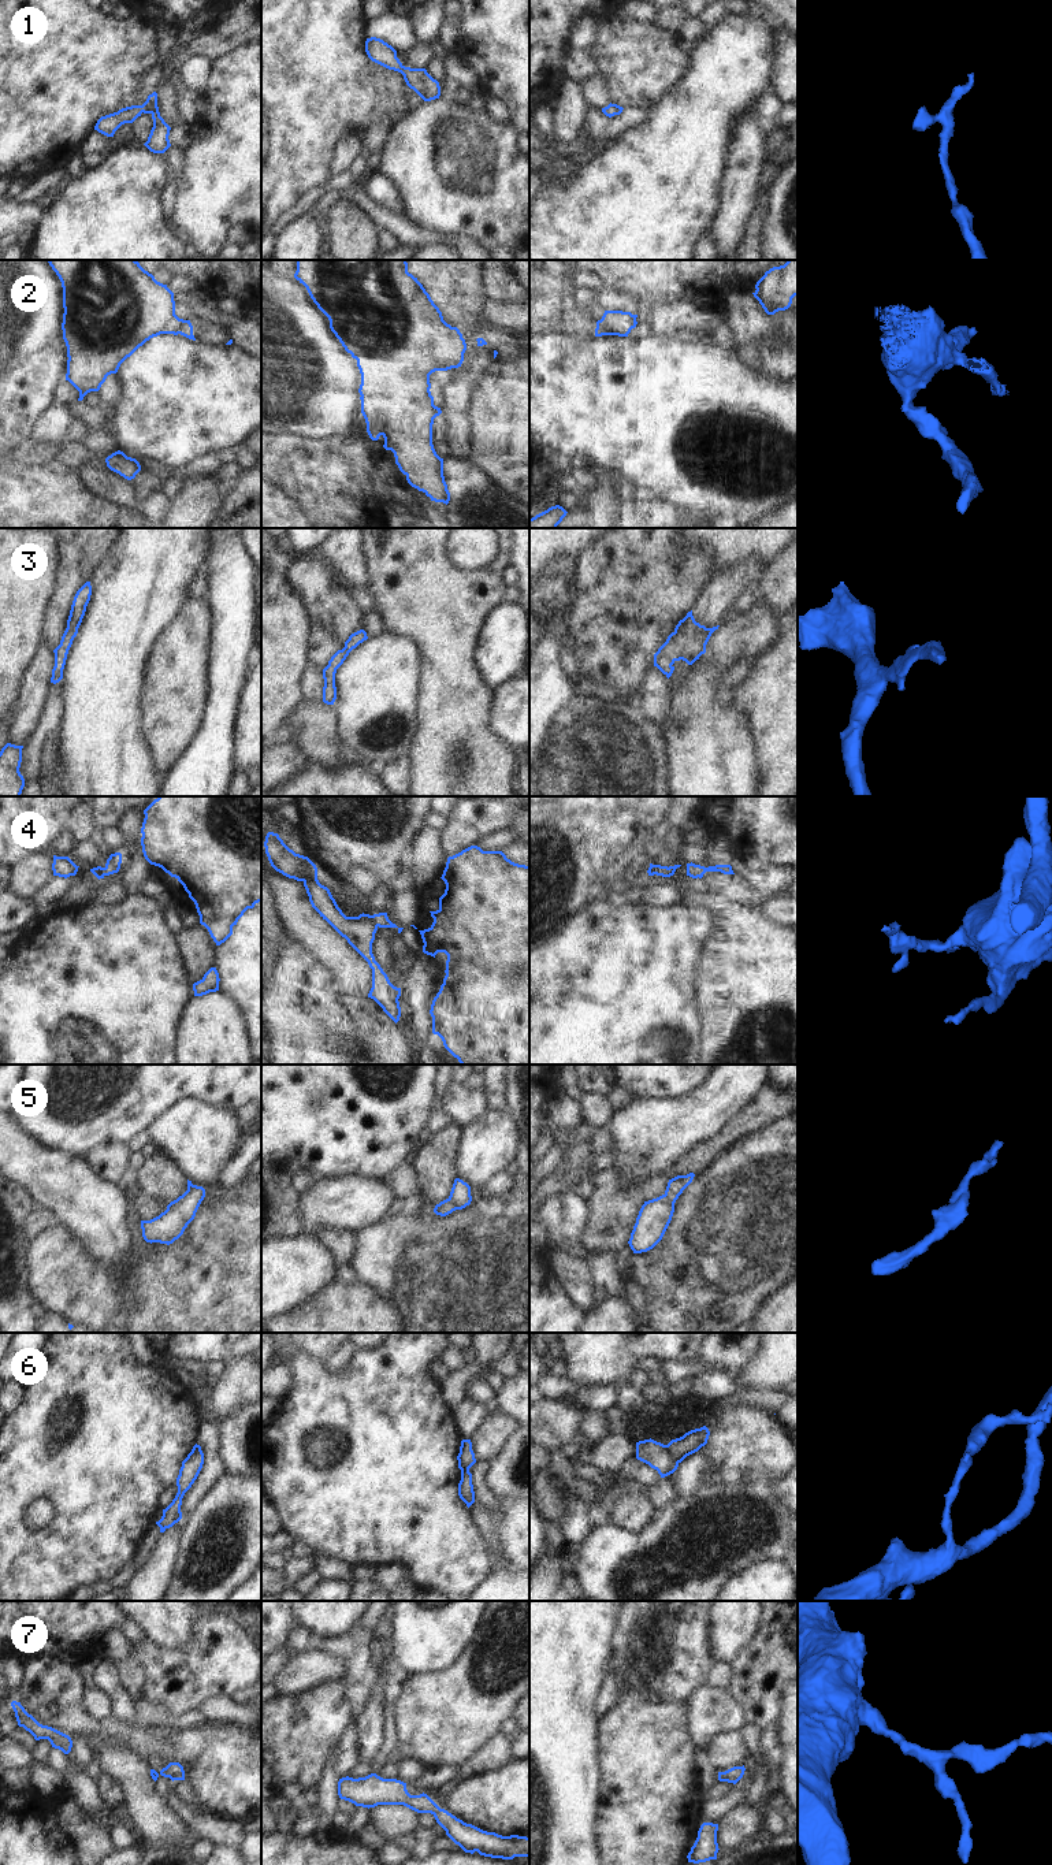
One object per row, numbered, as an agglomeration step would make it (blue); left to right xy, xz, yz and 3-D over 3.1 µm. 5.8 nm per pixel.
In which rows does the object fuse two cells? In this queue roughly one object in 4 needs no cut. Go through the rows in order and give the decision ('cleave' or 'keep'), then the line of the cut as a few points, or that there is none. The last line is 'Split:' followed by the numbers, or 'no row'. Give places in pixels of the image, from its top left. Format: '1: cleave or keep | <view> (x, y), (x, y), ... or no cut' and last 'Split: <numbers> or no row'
1: keep | no cut
2: cleave | xy (186, 320), (179, 333)
3: keep | no cut
4: cleave | xz (371, 916), (378, 925)
5: cleave | yz (662, 1195), (673, 1206)
6: cleave | yz (665, 1445), (668, 1452), (679, 1462)
7: keep | no cut
Split: 2, 4, 5, 6

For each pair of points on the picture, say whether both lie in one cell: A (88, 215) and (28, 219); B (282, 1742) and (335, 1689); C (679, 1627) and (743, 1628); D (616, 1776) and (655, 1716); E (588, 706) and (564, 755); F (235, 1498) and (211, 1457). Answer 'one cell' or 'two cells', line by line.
A: two cells
B: one cell
C: two cells
D: one cell
E: one cell
F: two cells

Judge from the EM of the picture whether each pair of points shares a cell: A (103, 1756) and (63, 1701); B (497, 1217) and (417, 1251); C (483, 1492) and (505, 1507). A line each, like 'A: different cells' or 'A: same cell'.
A: different cells
B: same cell
C: different cells

